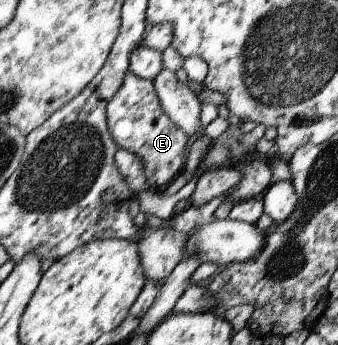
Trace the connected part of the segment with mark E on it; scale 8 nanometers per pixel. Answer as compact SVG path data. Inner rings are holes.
M128 69L121 88L107 104L106 115L108 131L117 148L130 150L141 160L147 184L151 188L158 190L180 174L189 136L165 114L152 80L139 78Z

